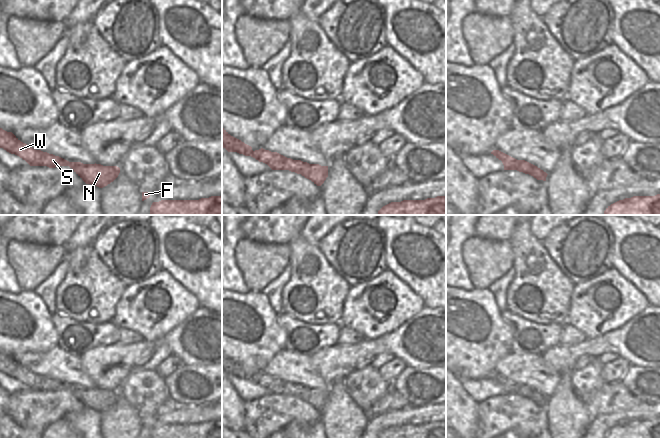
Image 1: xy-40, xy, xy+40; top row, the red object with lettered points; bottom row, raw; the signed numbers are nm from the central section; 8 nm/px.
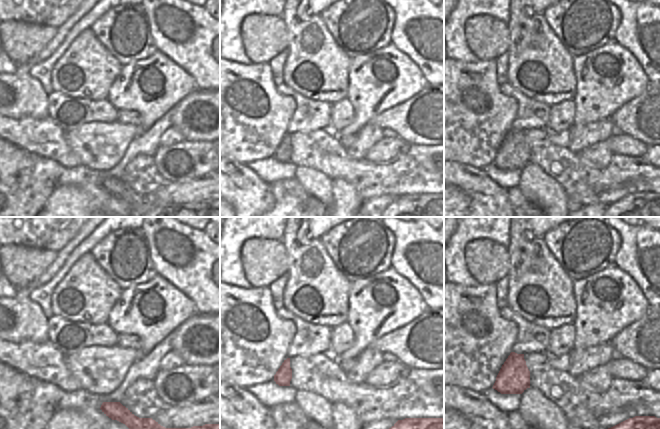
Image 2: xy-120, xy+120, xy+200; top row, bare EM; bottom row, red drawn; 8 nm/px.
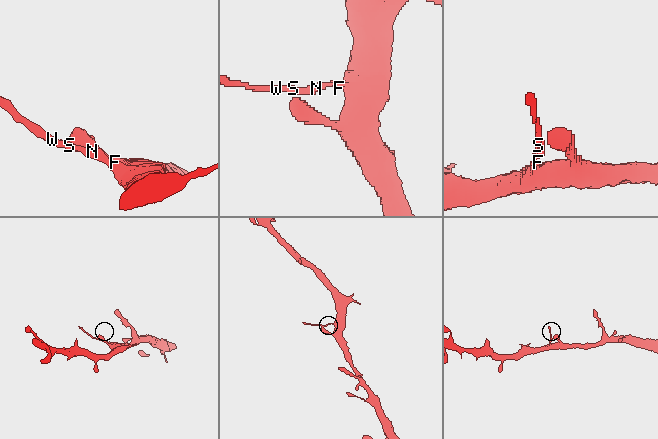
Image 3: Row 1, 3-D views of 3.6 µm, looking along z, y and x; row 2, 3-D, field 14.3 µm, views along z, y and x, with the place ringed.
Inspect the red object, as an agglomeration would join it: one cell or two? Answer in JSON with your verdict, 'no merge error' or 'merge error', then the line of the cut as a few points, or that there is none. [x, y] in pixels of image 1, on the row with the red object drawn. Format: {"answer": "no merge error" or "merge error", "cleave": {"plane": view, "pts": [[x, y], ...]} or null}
{"answer": "no merge error", "cleave": null}

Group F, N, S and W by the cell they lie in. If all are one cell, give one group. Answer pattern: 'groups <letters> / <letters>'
groups F N S W

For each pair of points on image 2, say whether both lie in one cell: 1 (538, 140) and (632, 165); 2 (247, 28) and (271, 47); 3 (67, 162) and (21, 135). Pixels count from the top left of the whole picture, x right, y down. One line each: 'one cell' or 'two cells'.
1: one cell
2: one cell
3: one cell

